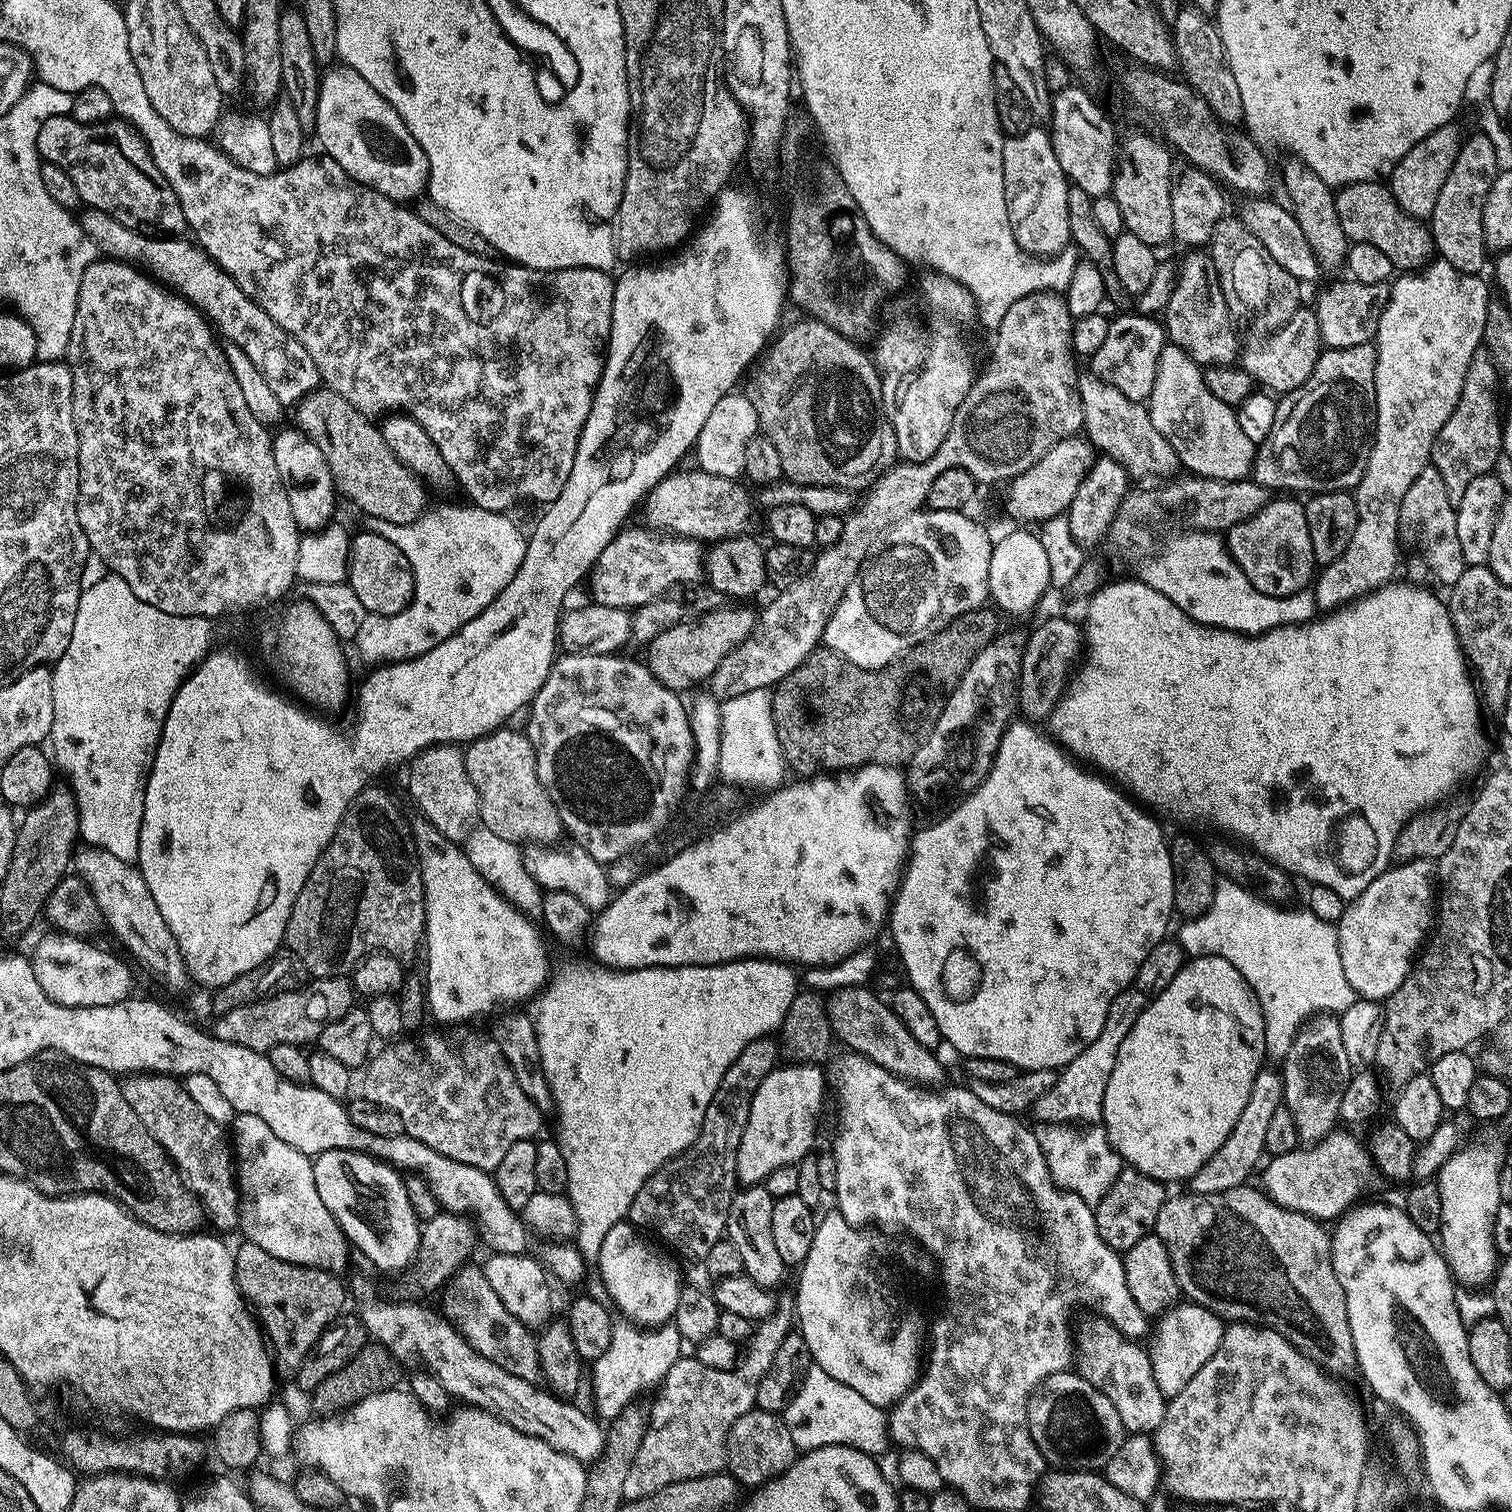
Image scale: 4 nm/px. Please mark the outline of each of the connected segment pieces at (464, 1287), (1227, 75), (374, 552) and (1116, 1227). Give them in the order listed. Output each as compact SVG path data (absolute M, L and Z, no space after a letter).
M474 1270L471 1274L464 1274L465 1272L460 1272L455 1275L454 1281L449 1285L450 1290L445 1289L444 1294L444 1306L448 1313L446 1313L447 1319L460 1329L463 1336L471 1341L473 1346L480 1349L481 1352L486 1356L491 1356L493 1359L499 1362L504 1362L500 1360L500 1356L504 1356L504 1352L500 1352L500 1344L504 1344L504 1340L508 1340L508 1336L516 1336L516 1332L520 1332L520 1336L528 1333L530 1328L526 1327L518 1321L514 1315L510 1314L506 1310L504 1304L502 1304L500 1298L492 1286L490 1286L489 1280L487 1280L485 1273L481 1270Z
M1200 8L1182 9L1176 16L1176 28L1174 24L1174 43L1176 54L1184 55L1184 63L1179 65L1179 69L1188 79L1189 86L1197 92L1197 97L1208 104L1211 115L1221 125L1239 125L1244 119L1242 94L1238 94L1238 82L1234 82L1234 74L1224 56L1220 29L1213 17L1209 13L1207 16Z
M365 530L351 537L351 555L348 562L347 584L356 592L368 614L393 616L412 603L412 567L408 559L386 538L377 532Z
M1131 1166L1121 1167L1118 1178L1110 1186L1110 1190L1095 1205L1096 1229L1106 1242L1118 1254L1123 1254L1134 1246L1144 1236L1155 1229L1158 1210L1162 1210L1166 1199L1165 1185L1159 1180L1150 1178L1146 1174Z

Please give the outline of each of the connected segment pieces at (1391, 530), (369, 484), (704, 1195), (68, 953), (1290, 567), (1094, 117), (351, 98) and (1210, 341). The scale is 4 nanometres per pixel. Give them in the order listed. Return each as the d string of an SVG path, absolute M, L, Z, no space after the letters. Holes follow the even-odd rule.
M1436 258L1423 270L1397 275L1391 281L1392 297L1384 313L1379 313L1374 335L1377 356L1376 435L1366 470L1354 489L1358 526L1354 526L1350 546L1346 546L1344 553L1327 565L1315 581L1317 609L1335 610L1347 605L1353 599L1352 592L1367 594L1373 589L1385 587L1392 578L1388 576L1396 572L1396 540L1398 544L1402 498L1406 490L1410 490L1414 478L1429 467L1438 430L1442 430L1442 426L1446 426L1446 418L1454 414L1454 406L1458 406L1458 398L1462 394L1462 382L1466 382L1466 370L1474 353L1481 351L1483 345L1483 326L1490 295L1480 279L1479 275L1459 272L1450 266L1450 262Z
M327 386L309 392L296 410L295 423L325 456L335 487L344 491L368 518L395 524L412 524L420 519L425 511L425 485L386 446L379 427L368 424L365 413Z
M772 1038L750 1042L750 1046L746 1046L746 1050L738 1054L730 1070L722 1074L722 1082L718 1082L718 1090L714 1090L710 1106L706 1106L706 1118L702 1122L696 1141L685 1152L669 1160L663 1168L659 1168L642 1186L642 1190L638 1190L627 1215L627 1219L637 1229L649 1228L650 1231L657 1232L670 1247L677 1248L684 1256L703 1258L710 1254L714 1242L722 1239L725 1235L724 1227L729 1227L730 1224L728 1211L738 1191L736 1155L742 1142L742 1134L746 1130L746 1122L750 1118L754 1094L758 1094L758 1086L762 1086L764 1079L776 1069L779 1061L776 1059L781 1059L781 1056L777 1041Z
M69 934L62 936L48 936L36 948L36 953L31 953L32 969L34 978L38 978L38 986L54 1002L71 1008L93 1008L94 1006L110 1006L111 1004L122 1004L133 995L132 972L112 952L104 948L95 948L87 944L87 939Z
M1296 498L1288 499L1292 500L1269 499L1252 517L1226 532L1226 547L1232 559L1246 574L1254 590L1267 596L1293 596L1295 592L1305 591L1313 583L1318 568L1314 546L1310 546L1304 504Z
M1069 86L1055 93L1051 100L1050 135L1058 166L1062 166L1064 175L1079 191L1093 198L1109 195L1114 179L1112 147L1116 144L1116 132L1112 129L1113 121L1108 116L1103 117L1099 114L1094 107L1092 96L1080 86Z
M336 66L323 73L319 81L314 136L324 147L323 155L338 162L342 170L349 174L361 172L363 183L369 186L380 180L378 190L383 196L408 202L428 187L428 159L422 146L410 134L406 122L402 122L398 110L394 110L358 70Z
M1196 250L1184 260L1179 269L1176 288L1170 294L1166 309L1166 336L1182 349L1194 363L1201 366L1232 366L1237 363L1236 332L1234 321L1228 313L1228 303L1220 288L1220 274L1211 255ZM1233 328L1233 329L1232 329Z

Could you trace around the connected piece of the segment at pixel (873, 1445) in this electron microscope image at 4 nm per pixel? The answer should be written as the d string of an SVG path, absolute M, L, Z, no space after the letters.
M815 1366L808 1369L798 1394L782 1413L782 1419L800 1450L841 1444L880 1458L890 1445L890 1420L885 1409L874 1406L874 1402L866 1402L858 1390L850 1390L850 1386L830 1378L826 1370Z

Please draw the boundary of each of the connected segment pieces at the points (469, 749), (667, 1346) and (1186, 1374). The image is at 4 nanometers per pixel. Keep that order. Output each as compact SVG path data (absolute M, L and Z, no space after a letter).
M501 726L495 732L489 732L486 736L480 736L471 741L463 749L464 765L468 776L474 782L480 799L479 823L490 829L498 838L506 838L514 845L540 844L545 846L555 845L556 839L562 836L560 815L542 782L538 778L536 769L536 751L532 748L532 742L523 731L515 732L512 726Z
M632 1322L623 1323L613 1323L610 1350L606 1350L606 1354L602 1354L602 1358L591 1365L592 1392L596 1395L594 1412L604 1422L621 1419L627 1413L624 1411L627 1410L628 1403L639 1392L652 1387L655 1389L663 1381L670 1366L674 1366L674 1362L682 1356L682 1337L675 1323L662 1324L651 1330L645 1330Z
M1177 1303L1159 1317L1156 1337L1152 1340L1152 1361L1150 1367L1154 1382L1165 1398L1179 1394L1182 1386L1206 1366L1206 1362L1218 1350L1224 1337L1225 1321L1220 1321L1208 1308L1200 1304Z

